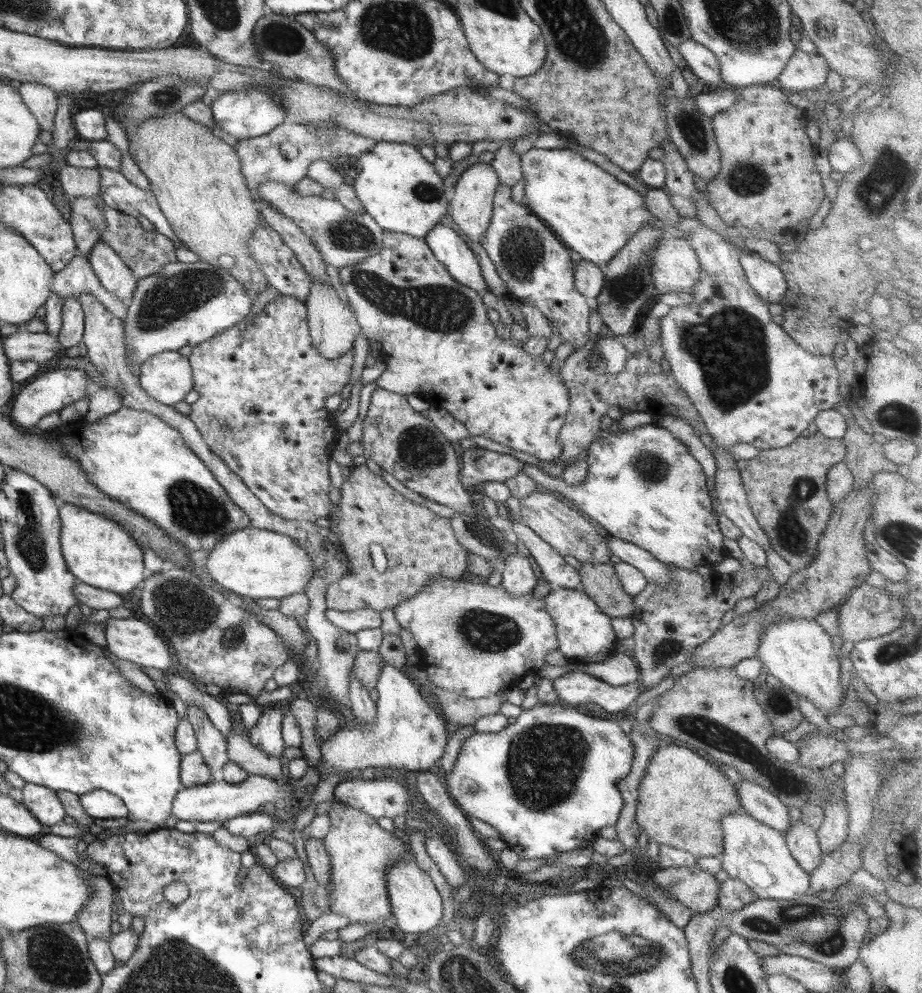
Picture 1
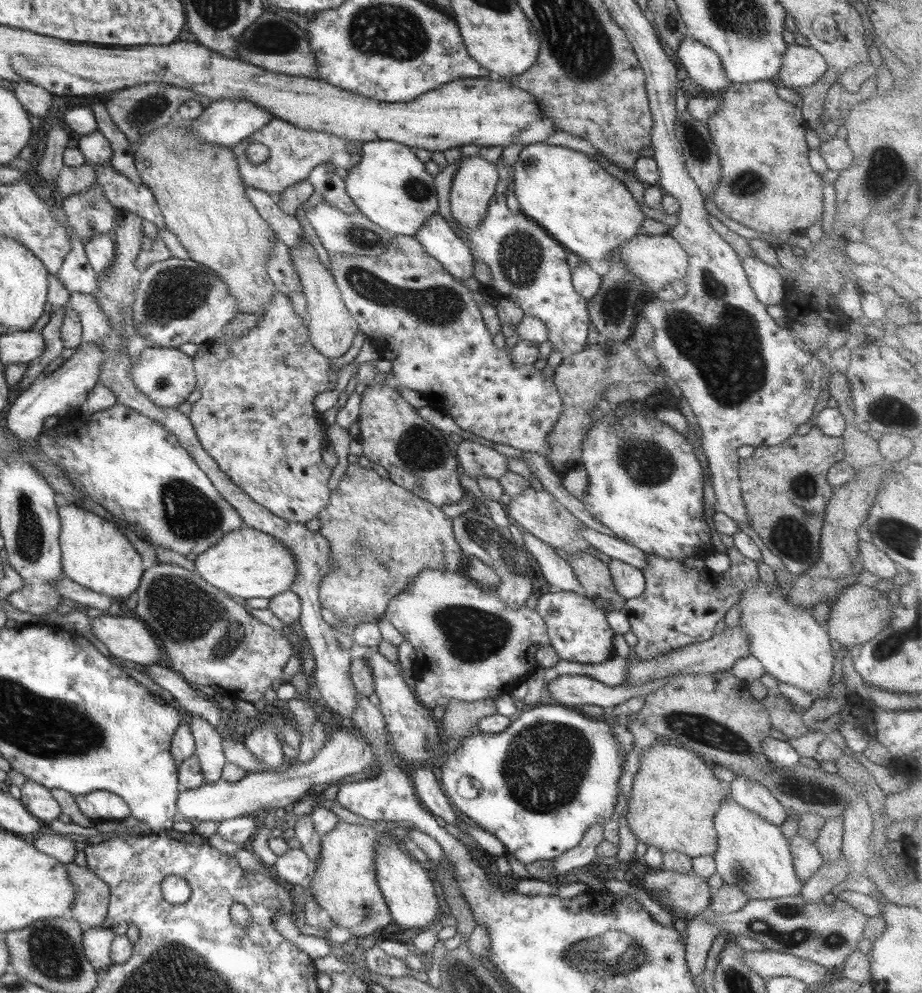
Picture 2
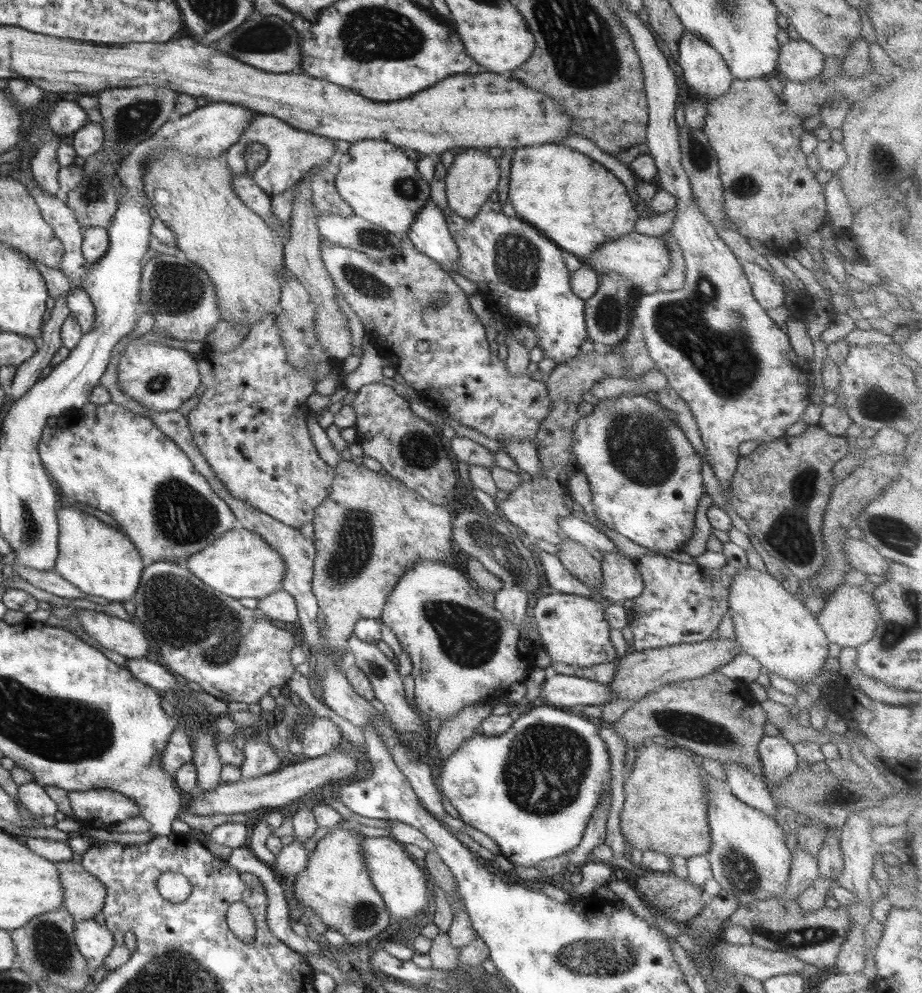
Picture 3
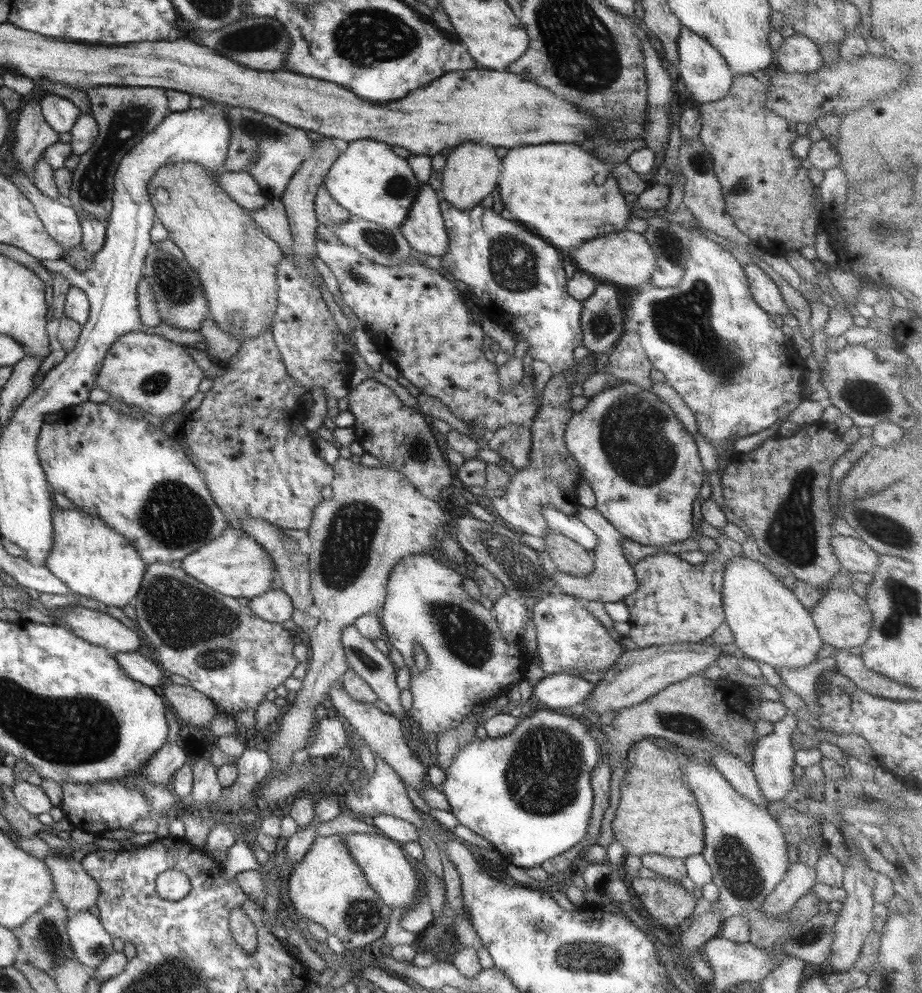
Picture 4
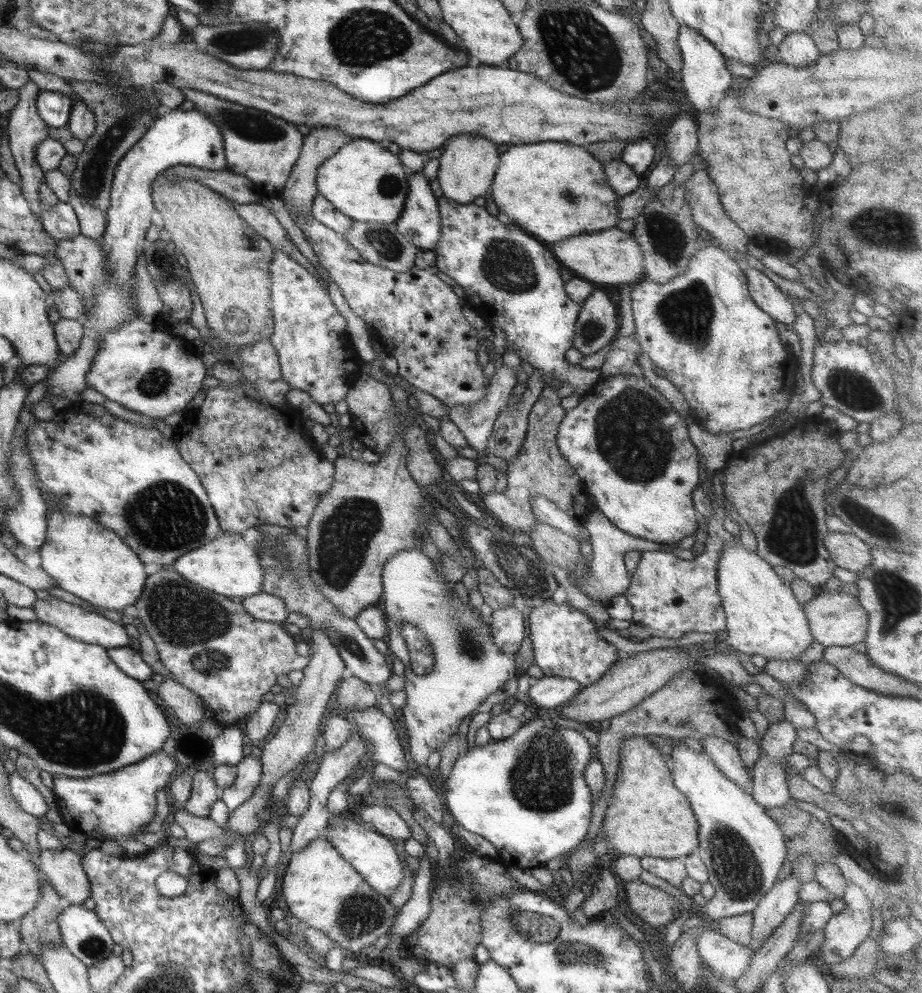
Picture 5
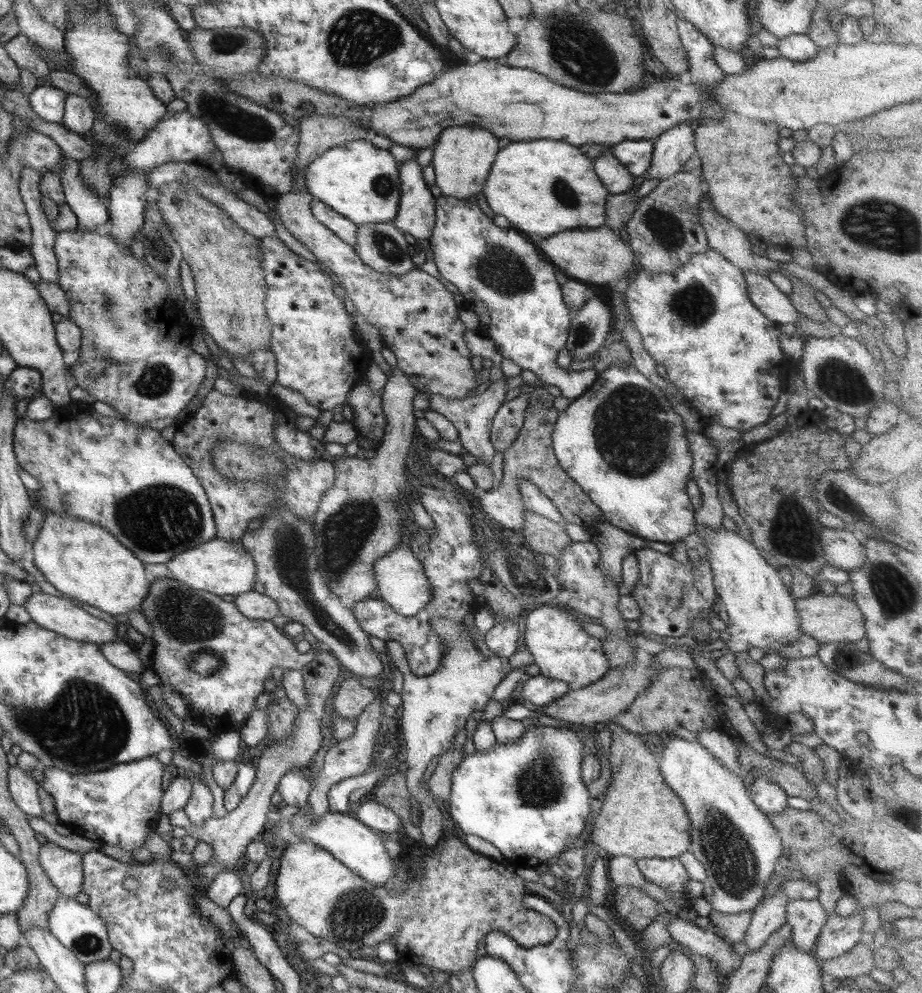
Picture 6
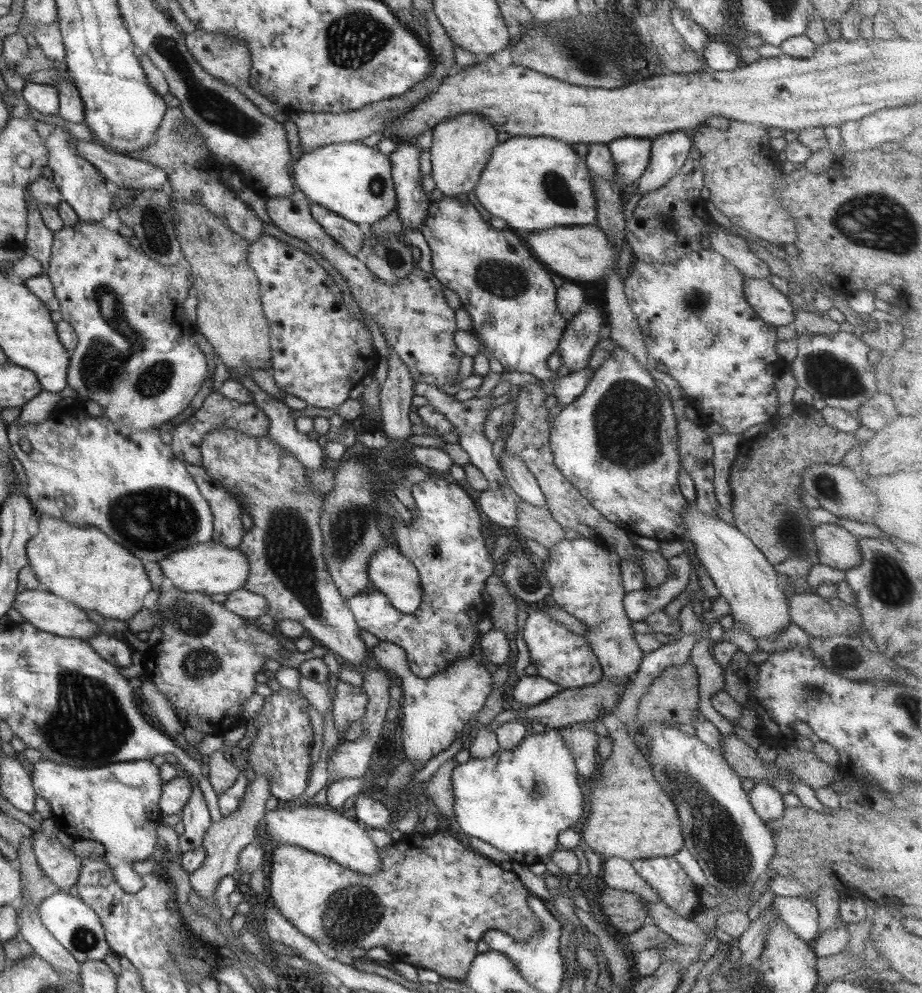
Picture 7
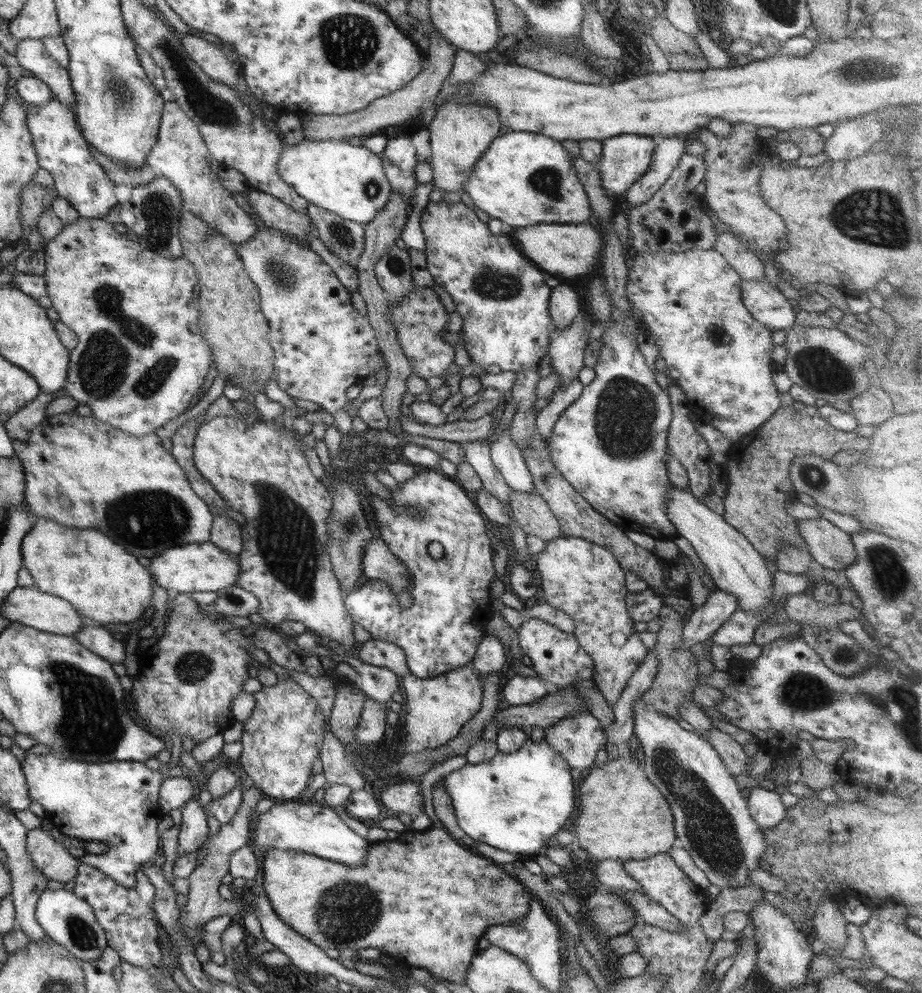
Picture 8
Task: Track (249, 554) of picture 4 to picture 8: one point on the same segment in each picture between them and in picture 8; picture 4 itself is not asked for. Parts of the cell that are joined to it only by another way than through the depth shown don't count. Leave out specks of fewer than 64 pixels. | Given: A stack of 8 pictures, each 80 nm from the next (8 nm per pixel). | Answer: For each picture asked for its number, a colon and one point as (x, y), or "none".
5: (228, 566)
6: (218, 566)
7: (213, 568)
8: (200, 567)

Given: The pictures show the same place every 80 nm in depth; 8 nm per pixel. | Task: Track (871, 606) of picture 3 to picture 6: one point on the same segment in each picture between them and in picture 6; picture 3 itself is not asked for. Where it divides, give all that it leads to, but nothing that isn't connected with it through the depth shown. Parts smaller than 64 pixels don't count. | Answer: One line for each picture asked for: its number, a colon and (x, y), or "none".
4: (843, 620)
5: (836, 619)
6: (828, 619)

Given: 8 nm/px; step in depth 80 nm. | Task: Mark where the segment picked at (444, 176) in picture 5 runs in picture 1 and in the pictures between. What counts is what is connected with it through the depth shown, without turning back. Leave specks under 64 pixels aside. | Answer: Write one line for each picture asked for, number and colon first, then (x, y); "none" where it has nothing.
1: (471, 207)
2: (474, 184)
3: (473, 176)
4: (472, 171)

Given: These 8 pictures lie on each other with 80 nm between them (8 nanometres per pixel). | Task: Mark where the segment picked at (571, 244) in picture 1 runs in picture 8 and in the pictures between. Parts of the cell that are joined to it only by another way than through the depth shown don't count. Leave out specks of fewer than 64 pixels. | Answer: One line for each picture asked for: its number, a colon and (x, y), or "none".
2: (589, 212)
3: (578, 204)
4: (561, 192)
5: (552, 190)
6: (542, 187)
7: (535, 183)
8: (523, 178)

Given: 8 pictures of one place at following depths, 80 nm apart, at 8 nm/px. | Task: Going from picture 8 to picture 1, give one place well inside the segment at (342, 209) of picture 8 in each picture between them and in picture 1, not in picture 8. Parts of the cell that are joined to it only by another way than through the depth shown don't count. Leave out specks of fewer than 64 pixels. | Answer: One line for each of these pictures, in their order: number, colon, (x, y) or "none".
1: (398, 188)
2: (387, 182)
3: (382, 185)
4: (369, 180)
5: (364, 180)
6: (358, 180)
7: (353, 180)

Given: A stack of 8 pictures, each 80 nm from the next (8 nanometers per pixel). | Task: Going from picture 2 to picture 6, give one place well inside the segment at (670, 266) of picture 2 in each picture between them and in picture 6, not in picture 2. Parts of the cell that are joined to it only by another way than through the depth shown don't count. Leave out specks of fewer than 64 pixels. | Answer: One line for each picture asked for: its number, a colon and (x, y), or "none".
3: (640, 259)
4: (624, 257)
5: (613, 256)
6: (599, 255)

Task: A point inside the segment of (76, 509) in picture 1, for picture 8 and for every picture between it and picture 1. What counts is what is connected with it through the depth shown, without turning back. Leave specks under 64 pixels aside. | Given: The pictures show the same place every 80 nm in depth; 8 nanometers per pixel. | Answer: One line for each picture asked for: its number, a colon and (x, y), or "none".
2: (97, 555)
3: (100, 560)
4: (94, 561)
5: (84, 557)
6: (83, 561)
7: (81, 564)
8: (107, 585)

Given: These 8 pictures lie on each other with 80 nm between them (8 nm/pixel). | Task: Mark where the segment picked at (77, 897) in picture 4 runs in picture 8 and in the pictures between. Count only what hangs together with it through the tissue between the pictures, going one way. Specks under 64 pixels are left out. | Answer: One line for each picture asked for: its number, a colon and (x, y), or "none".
5: (63, 869)
6: (64, 867)
7: (61, 864)
8: (52, 858)

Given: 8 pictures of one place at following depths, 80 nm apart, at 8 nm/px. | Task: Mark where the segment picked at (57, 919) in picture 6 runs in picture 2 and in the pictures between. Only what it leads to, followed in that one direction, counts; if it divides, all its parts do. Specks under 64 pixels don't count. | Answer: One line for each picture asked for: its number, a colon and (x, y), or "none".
2: (96, 942)
3: (94, 941)
4: (91, 943)
5: (83, 934)

